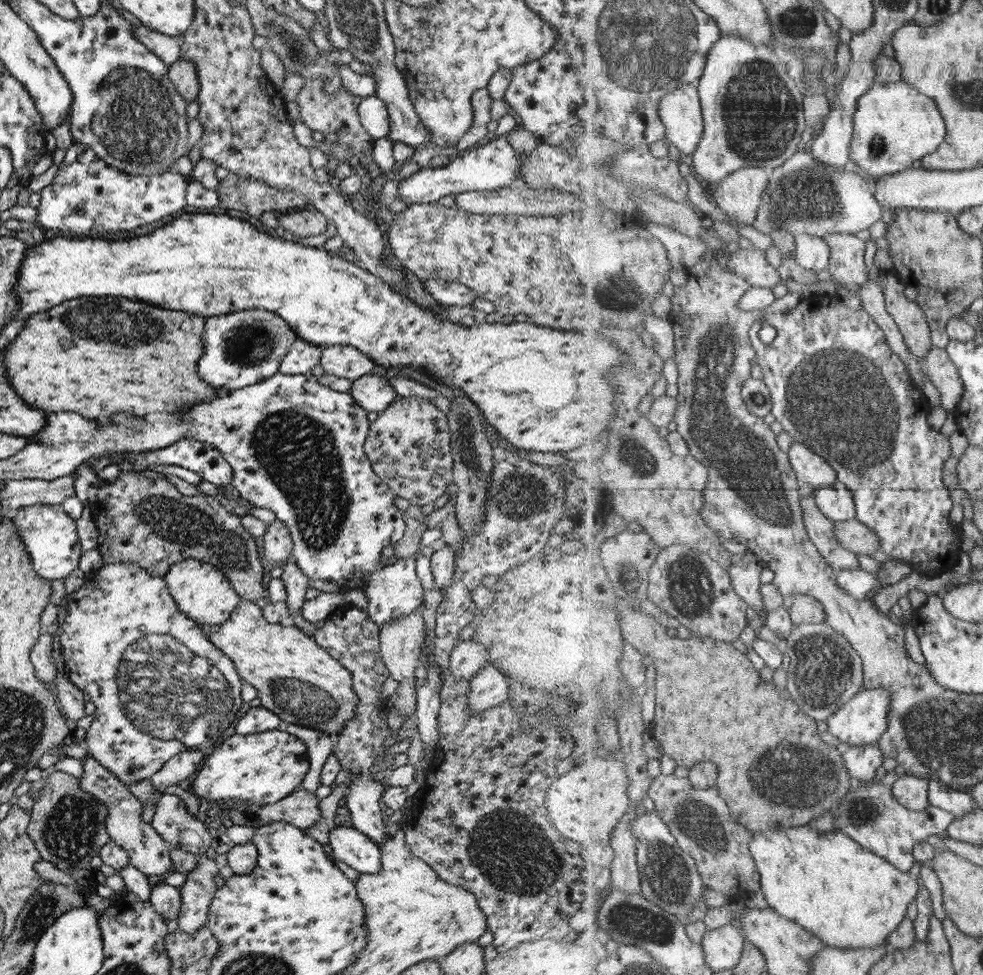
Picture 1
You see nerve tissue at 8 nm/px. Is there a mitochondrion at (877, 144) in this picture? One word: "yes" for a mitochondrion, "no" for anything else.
yes

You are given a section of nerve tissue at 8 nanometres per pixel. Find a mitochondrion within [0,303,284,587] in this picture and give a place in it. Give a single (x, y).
(186, 527)

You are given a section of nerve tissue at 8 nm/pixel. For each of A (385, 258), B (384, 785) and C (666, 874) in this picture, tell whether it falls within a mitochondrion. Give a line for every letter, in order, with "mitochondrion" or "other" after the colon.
A: other
B: other
C: mitochondrion

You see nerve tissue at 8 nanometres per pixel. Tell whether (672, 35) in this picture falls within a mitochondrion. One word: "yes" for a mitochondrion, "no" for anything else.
yes

